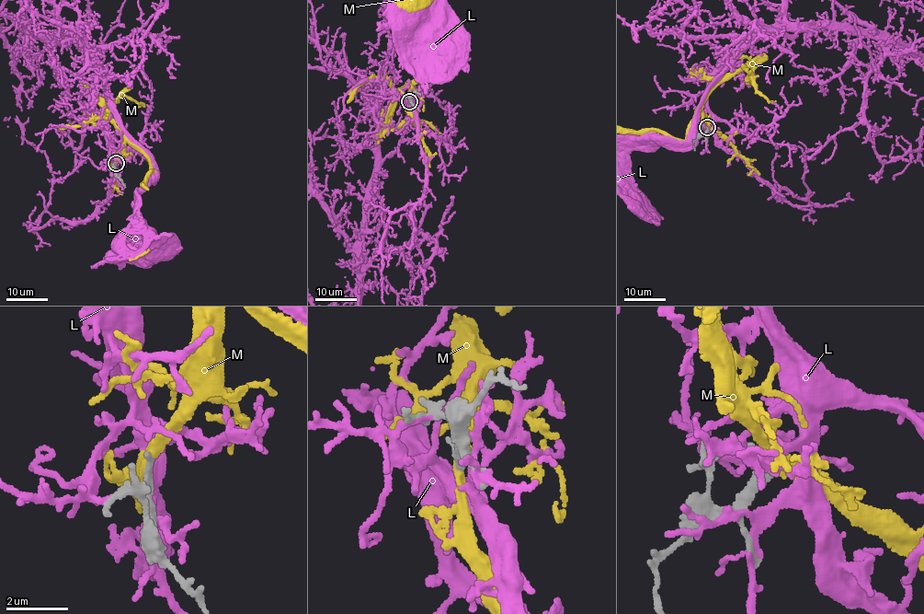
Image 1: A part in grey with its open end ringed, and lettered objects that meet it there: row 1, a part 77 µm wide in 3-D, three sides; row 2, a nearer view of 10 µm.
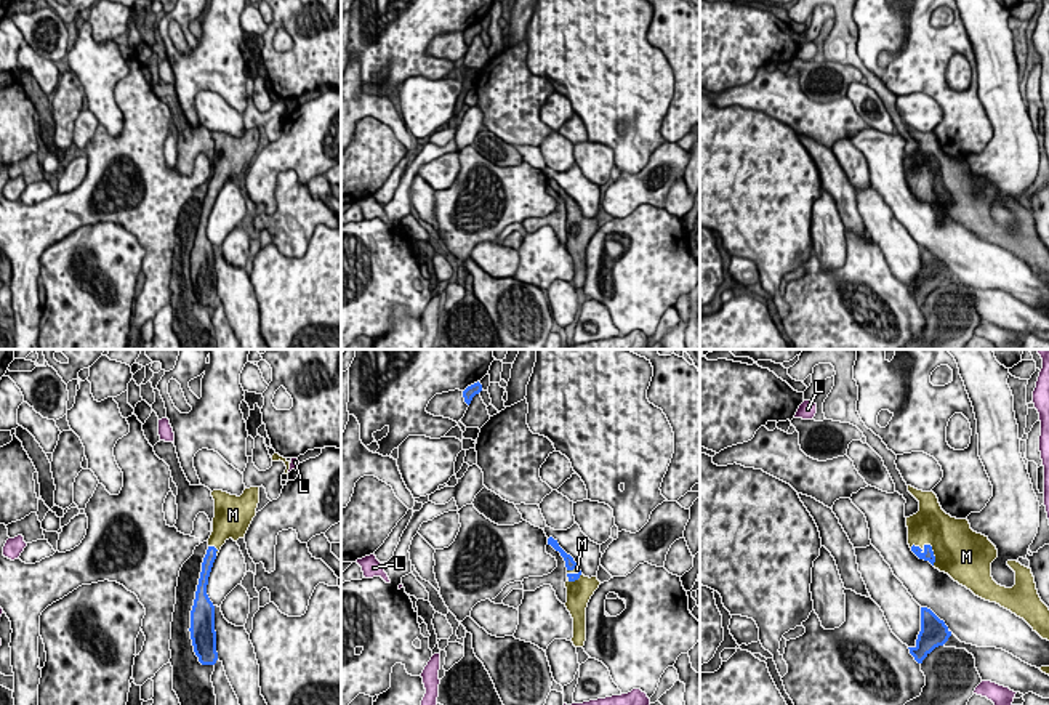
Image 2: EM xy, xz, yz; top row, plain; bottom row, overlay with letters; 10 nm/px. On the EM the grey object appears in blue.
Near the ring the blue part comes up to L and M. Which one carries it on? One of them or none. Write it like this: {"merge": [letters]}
{"merge": ["M"]}

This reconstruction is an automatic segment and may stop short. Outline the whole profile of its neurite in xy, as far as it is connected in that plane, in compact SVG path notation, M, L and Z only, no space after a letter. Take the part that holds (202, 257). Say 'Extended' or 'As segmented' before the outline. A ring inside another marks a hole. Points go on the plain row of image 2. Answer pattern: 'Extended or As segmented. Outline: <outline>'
Extended. Outline: M245 128L240 138L213 131L211 138L215 141L213 173L208 179L208 191L202 203L189 269L194 293L202 306L215 306L218 301L215 247L207 236L208 218L221 187L229 179L237 183L245 178L256 157L259 128Z

